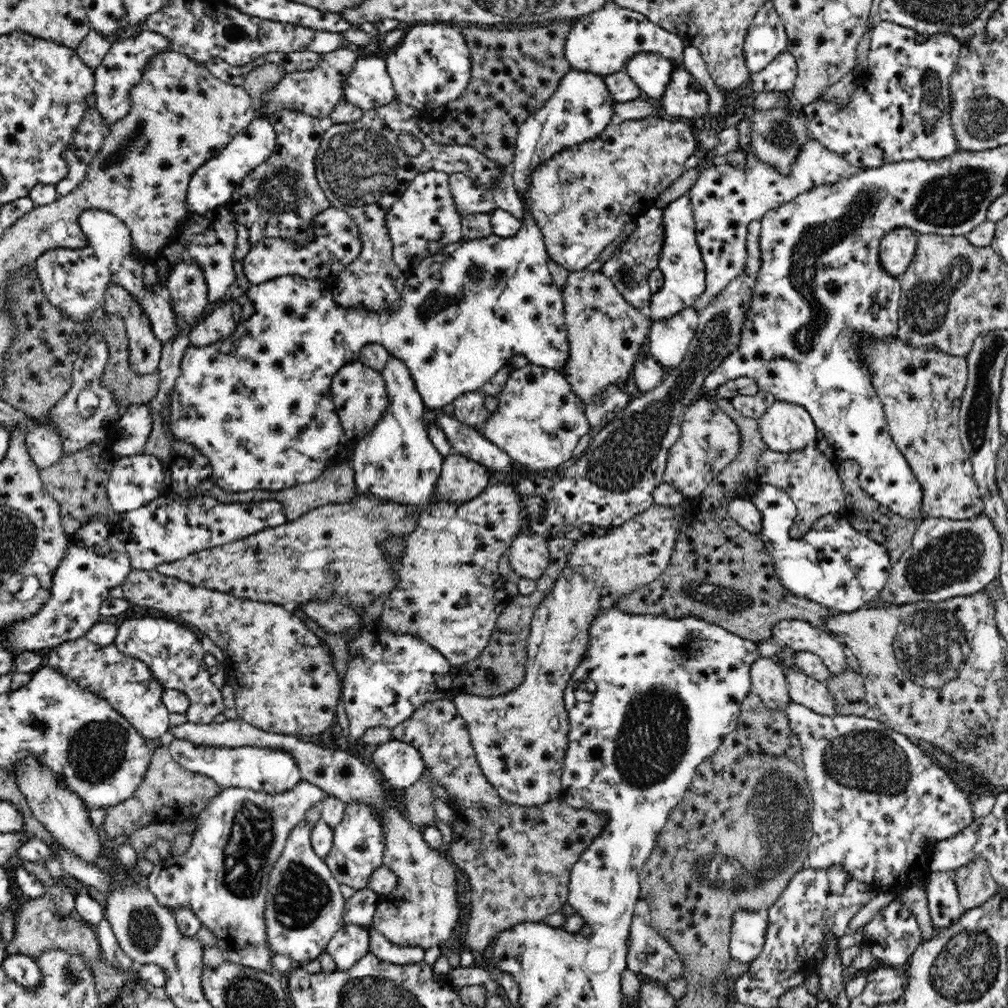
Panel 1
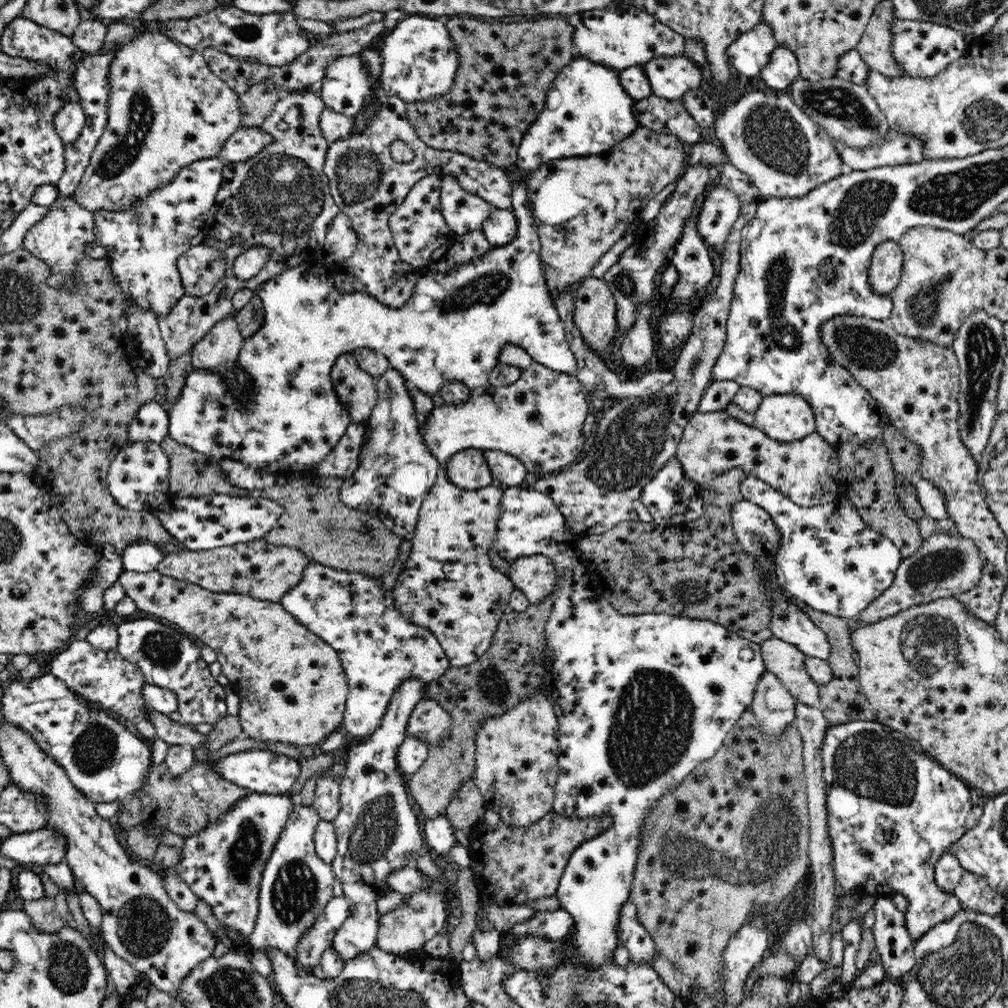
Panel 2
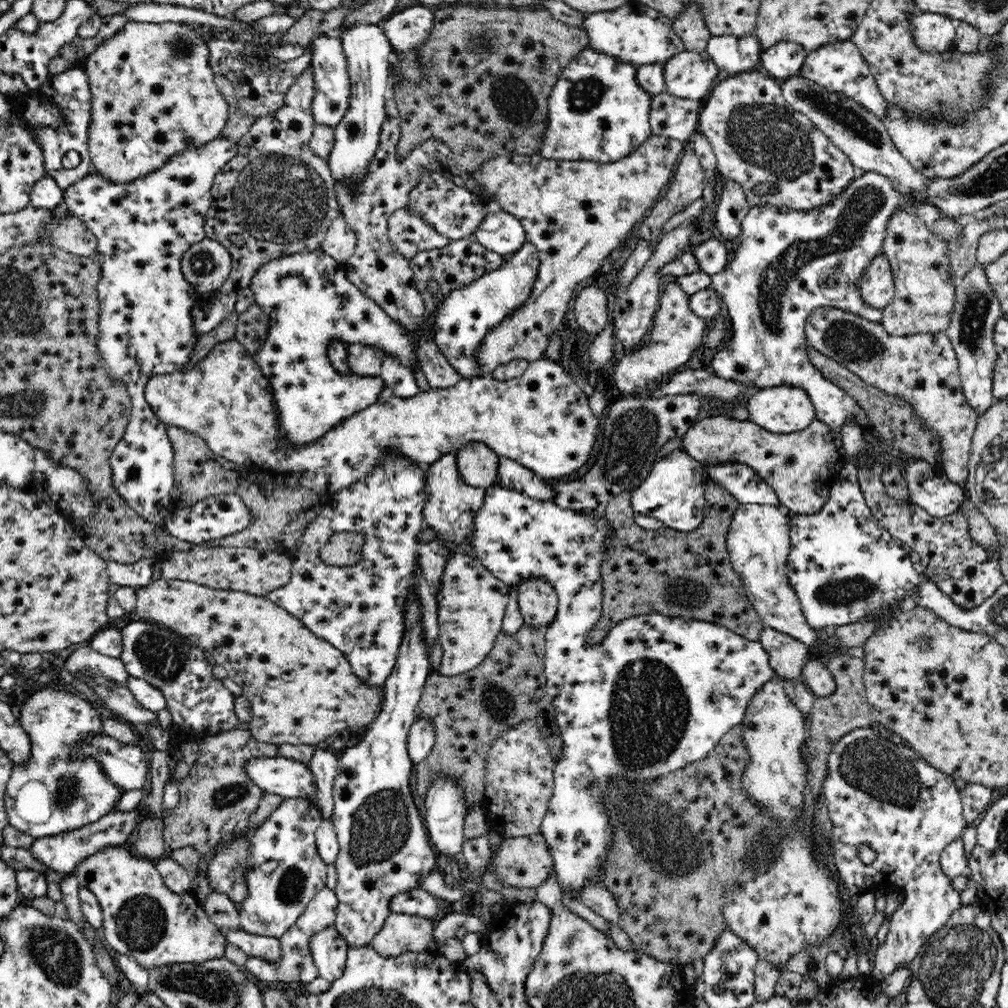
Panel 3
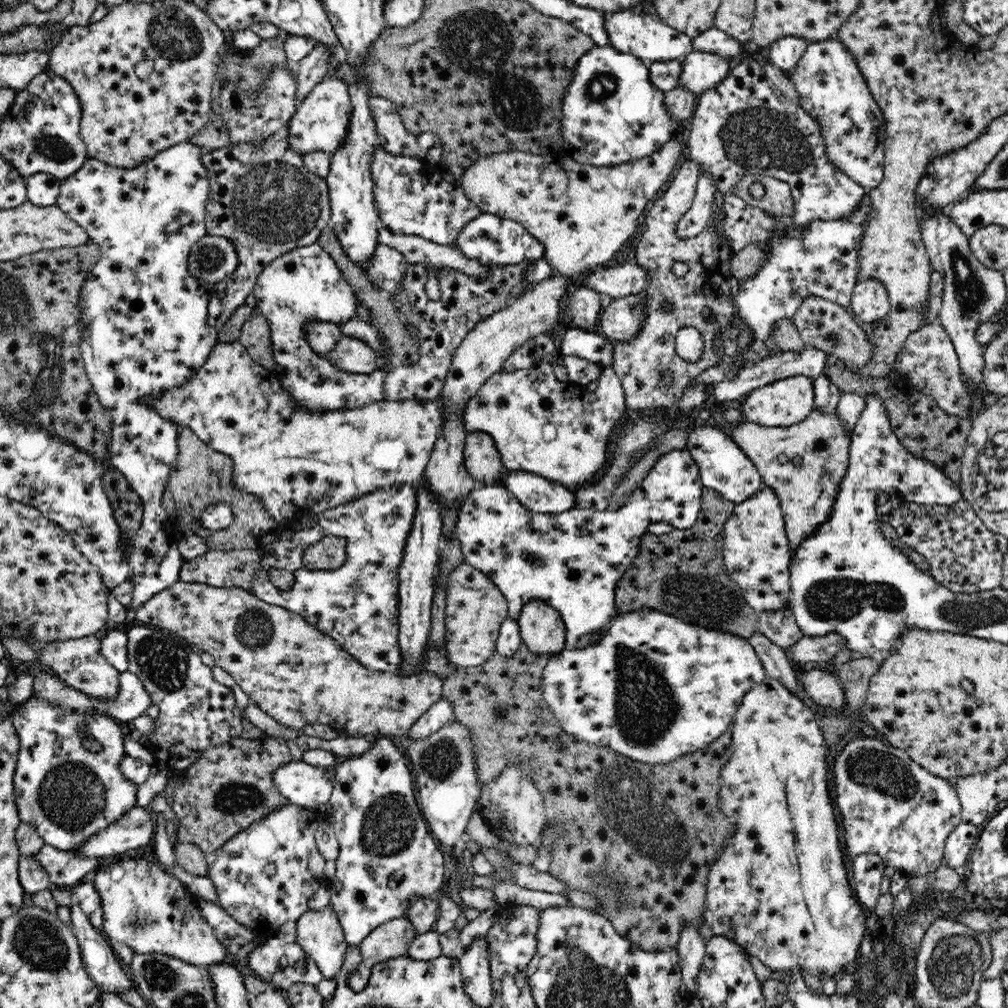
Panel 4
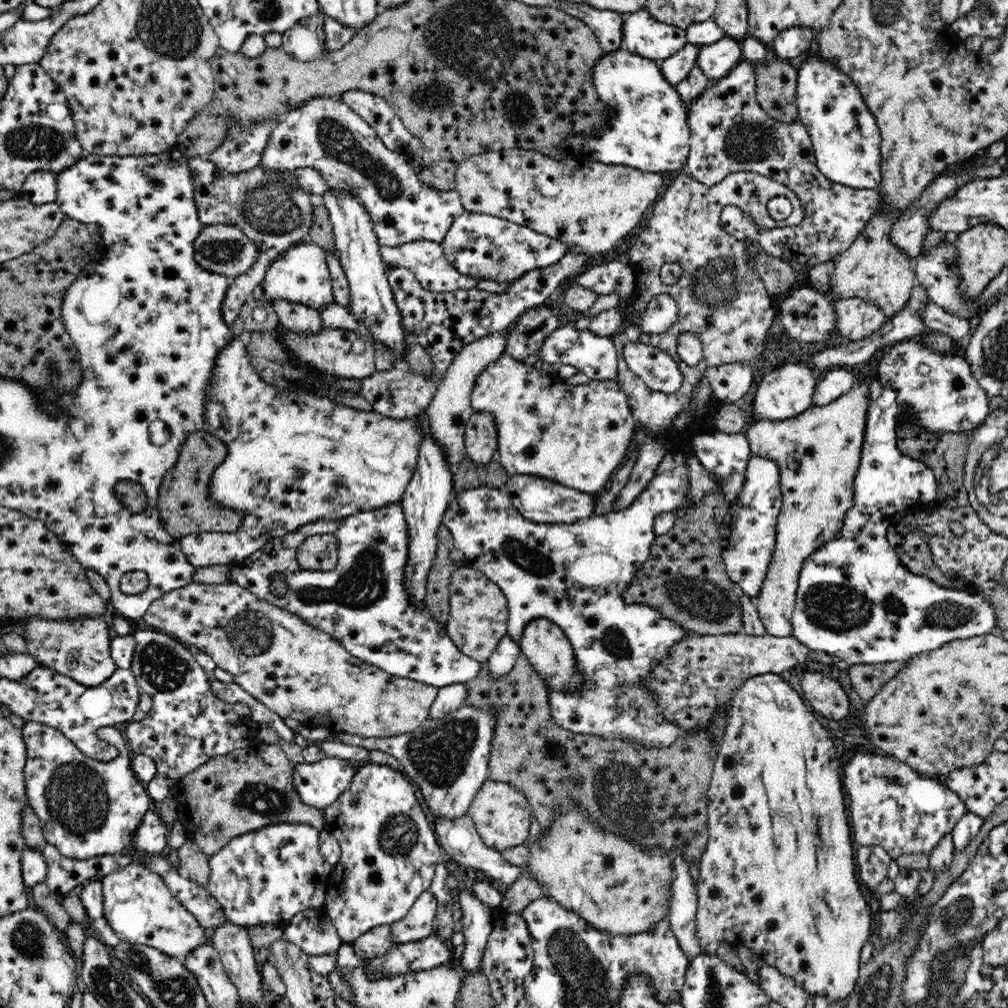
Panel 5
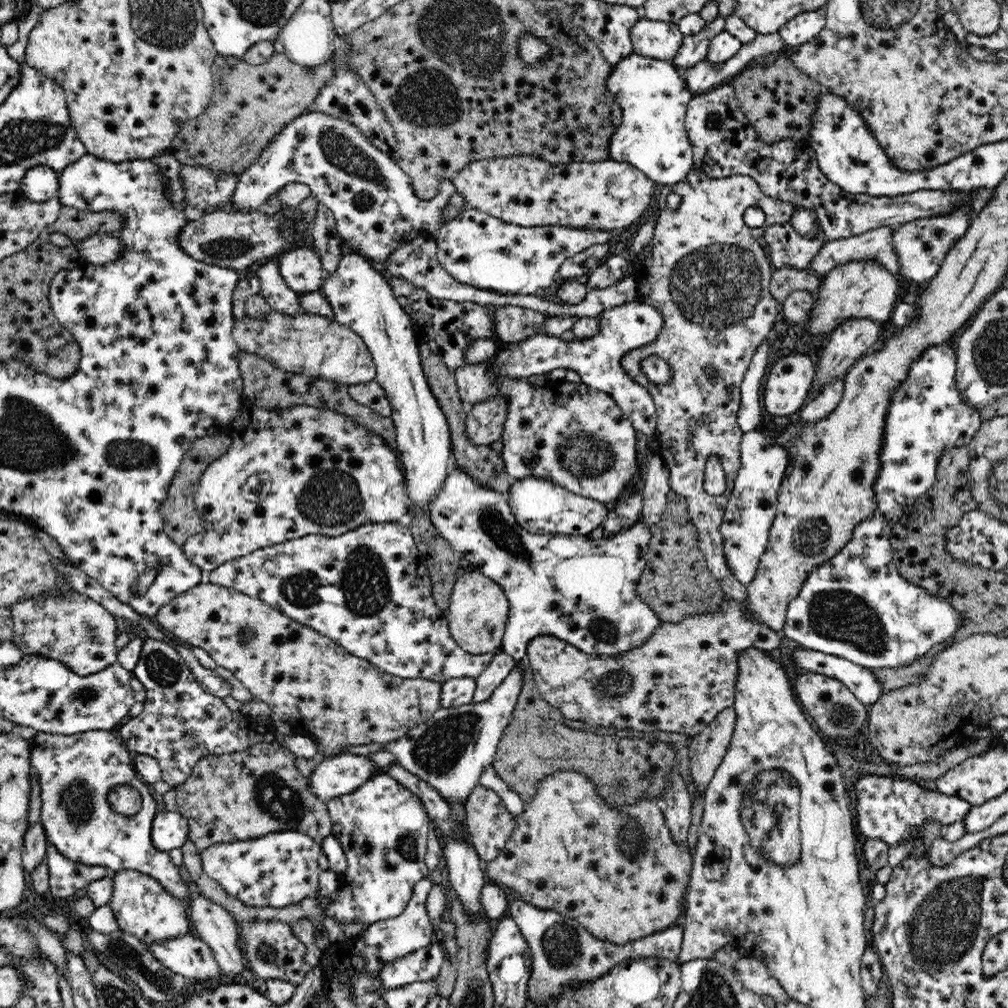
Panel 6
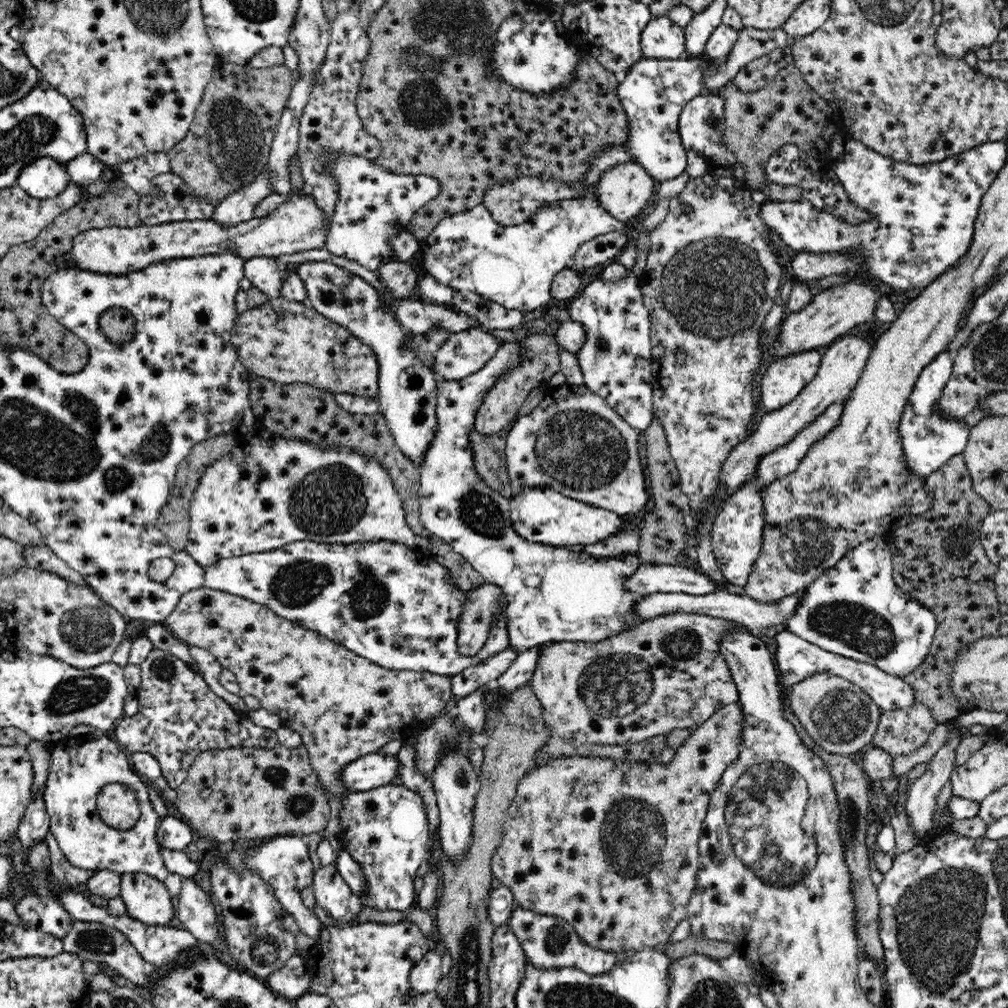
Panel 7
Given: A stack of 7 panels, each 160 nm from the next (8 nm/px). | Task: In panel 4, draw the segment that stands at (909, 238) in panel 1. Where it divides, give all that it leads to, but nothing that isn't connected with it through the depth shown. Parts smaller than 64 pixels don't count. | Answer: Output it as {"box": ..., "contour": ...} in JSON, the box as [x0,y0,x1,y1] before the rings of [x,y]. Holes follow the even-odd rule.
{"box":[846,279,890,329],"contour":[[[860,279],[854,286],[850,306],[846,310],[859,325],[866,329],[874,328],[890,312],[886,287],[878,279]]]}

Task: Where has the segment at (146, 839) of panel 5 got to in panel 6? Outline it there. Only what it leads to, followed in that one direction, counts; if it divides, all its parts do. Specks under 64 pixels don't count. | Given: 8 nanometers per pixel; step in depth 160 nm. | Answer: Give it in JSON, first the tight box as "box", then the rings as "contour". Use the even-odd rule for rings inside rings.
{"box":[151,810,189,853],"contour":[[[176,810],[157,812],[151,828],[153,845],[168,853],[181,846],[189,839],[188,821]]]}

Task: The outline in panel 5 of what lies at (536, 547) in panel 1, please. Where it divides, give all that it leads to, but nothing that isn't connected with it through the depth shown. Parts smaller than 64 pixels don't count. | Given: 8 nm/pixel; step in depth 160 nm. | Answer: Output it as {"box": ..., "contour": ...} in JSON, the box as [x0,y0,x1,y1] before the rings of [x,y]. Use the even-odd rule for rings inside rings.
{"box":[519,620,584,691],"contour":[[[534,620],[528,622],[523,630],[521,639],[519,640],[521,652],[534,667],[538,677],[542,677],[546,681],[546,686],[552,691],[574,691],[579,689],[584,682],[581,674],[577,671],[577,660],[567,636],[558,625],[550,620]]]}

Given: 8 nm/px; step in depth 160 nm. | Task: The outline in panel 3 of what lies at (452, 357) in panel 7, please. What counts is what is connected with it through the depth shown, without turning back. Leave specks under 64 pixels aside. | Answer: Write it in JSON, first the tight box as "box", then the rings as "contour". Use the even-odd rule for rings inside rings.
{"box":[144,338,598,500],"contour":[[[235,338],[216,344],[216,346],[214,346],[214,348],[190,370],[153,376],[145,386],[144,397],[146,397],[148,408],[152,409],[157,418],[166,426],[172,425],[183,428],[188,432],[198,435],[200,438],[204,439],[204,442],[210,447],[210,450],[214,451],[214,454],[227,458],[229,461],[235,463],[242,463],[244,467],[248,467],[248,469],[256,475],[259,481],[266,481],[267,483],[278,486],[288,486],[289,488],[306,488],[312,490],[324,500],[327,500],[330,495],[340,492],[342,488],[348,488],[352,484],[356,484],[360,482],[360,480],[364,480],[366,477],[370,476],[373,468],[378,466],[381,456],[386,453],[404,455],[404,457],[410,459],[410,461],[427,467],[436,462],[439,458],[442,458],[444,454],[448,452],[457,452],[463,446],[466,446],[468,442],[472,441],[486,444],[486,446],[494,450],[499,457],[506,457],[522,464],[522,466],[529,468],[531,472],[534,472],[534,474],[540,476],[540,478],[544,480],[565,480],[588,462],[590,451],[592,450],[598,432],[598,417],[594,417],[592,414],[590,406],[588,405],[588,397],[584,391],[582,391],[582,388],[572,379],[572,376],[570,376],[568,372],[564,371],[564,367],[562,367],[561,364],[548,358],[533,361],[528,365],[524,374],[521,374],[518,378],[504,380],[504,382],[494,380],[491,376],[476,377],[470,380],[461,378],[458,384],[454,384],[454,386],[450,388],[438,390],[431,389],[428,392],[421,391],[416,394],[416,396],[410,398],[392,396],[390,400],[386,400],[386,404],[376,401],[374,404],[368,406],[368,408],[356,412],[356,414],[346,418],[346,420],[342,420],[342,422],[334,426],[332,430],[328,430],[320,440],[316,440],[316,442],[312,442],[312,444],[304,444],[304,446],[300,446],[300,448],[295,448],[295,446],[291,446],[291,444],[286,444],[286,446],[282,444],[282,446],[280,446],[280,426],[278,426],[278,414],[276,414],[276,402],[274,402],[272,387],[267,378],[263,375],[257,361],[253,359],[253,356]]]}

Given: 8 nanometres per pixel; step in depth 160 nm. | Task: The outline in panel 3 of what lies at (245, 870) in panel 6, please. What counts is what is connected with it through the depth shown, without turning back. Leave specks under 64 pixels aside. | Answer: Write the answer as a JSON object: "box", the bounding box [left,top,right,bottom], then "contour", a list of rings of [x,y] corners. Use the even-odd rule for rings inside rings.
{"box":[236,797,326,938],"contour":[[[302,797],[284,798],[280,805],[270,814],[268,820],[256,828],[254,836],[250,838],[250,856],[246,860],[246,887],[248,894],[246,898],[236,906],[240,926],[244,932],[257,934],[258,936],[270,936],[280,938],[290,926],[298,920],[298,917],[306,910],[310,900],[326,887],[326,866],[323,858],[317,851],[315,832],[323,820],[321,812],[314,806],[314,803]],[[264,862],[278,862],[275,870],[266,874],[260,866]]]}

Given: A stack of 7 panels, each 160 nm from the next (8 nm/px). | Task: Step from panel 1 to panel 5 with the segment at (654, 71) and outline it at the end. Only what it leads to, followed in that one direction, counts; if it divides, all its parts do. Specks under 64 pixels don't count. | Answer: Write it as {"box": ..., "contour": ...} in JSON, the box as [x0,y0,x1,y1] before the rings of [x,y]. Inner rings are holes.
{"box":[696,36,743,83],"contour":[[[726,36],[715,44],[708,44],[699,50],[696,65],[712,83],[728,75],[743,59],[739,40]]]}

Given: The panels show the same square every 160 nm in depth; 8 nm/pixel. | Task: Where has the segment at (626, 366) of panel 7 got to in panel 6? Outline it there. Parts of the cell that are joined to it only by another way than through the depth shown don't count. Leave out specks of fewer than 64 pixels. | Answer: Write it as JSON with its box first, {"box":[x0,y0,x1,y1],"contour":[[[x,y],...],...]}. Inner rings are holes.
{"box":[490,300,664,435],"contour":[[[634,300],[608,308],[596,317],[600,321],[600,329],[596,336],[589,339],[574,338],[565,341],[560,336],[540,333],[518,344],[500,344],[497,353],[490,360],[492,375],[496,379],[517,379],[533,374],[549,374],[559,368],[575,370],[584,384],[610,395],[636,430],[646,435],[656,434],[657,408],[652,395],[646,387],[629,377],[629,373],[622,368],[621,360],[627,352],[658,338],[664,326],[662,313],[654,306]]]}

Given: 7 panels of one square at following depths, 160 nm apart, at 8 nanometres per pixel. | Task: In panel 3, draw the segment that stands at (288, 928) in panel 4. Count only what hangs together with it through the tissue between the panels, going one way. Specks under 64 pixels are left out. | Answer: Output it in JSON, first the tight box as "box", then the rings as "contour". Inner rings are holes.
{"box":[244,887,338,987],"contour":[[[324,887],[306,906],[306,910],[298,917],[298,920],[289,930],[278,938],[282,945],[282,957],[278,963],[268,963],[264,958],[248,957],[248,961],[244,966],[244,970],[250,977],[258,981],[267,982],[283,982],[284,984],[291,982],[299,982],[301,987],[305,987],[319,976],[317,967],[313,962],[310,951],[310,940],[314,934],[324,930],[326,926],[332,926],[336,920],[336,908],[338,908],[338,897],[335,891]]]}

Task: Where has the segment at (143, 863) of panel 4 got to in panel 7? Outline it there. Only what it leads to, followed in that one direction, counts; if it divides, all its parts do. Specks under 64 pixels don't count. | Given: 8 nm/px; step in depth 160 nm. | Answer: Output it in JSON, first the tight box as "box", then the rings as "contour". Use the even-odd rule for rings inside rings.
{"box":[119,872,177,926],"contour":[[[142,872],[121,875],[119,894],[126,905],[126,915],[150,926],[173,926],[177,913],[161,880]]]}

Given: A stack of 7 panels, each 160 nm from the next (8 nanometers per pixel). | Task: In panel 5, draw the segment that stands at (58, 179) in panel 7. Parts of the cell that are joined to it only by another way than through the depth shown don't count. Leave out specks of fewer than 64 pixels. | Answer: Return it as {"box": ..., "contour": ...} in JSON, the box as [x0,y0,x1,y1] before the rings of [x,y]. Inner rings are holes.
{"box":[18,170,57,205],"contour":[[[44,170],[28,175],[18,195],[40,205],[55,202],[56,194],[57,173]]]}

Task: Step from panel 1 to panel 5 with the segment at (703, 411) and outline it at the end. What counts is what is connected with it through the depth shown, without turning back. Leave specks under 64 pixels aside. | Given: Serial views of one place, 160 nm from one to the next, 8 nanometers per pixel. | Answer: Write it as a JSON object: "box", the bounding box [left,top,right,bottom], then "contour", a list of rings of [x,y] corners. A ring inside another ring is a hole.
{"box":[744,368,874,638],"contour":[[[861,368],[855,371],[852,388],[826,406],[812,405],[808,410],[794,418],[786,420],[756,421],[744,432],[749,441],[751,454],[773,460],[780,470],[782,509],[776,524],[776,545],[772,560],[766,572],[762,590],[756,596],[757,612],[767,633],[782,638],[793,636],[791,617],[793,616],[799,574],[802,563],[818,548],[834,540],[844,524],[846,514],[854,506],[854,477],[858,472],[860,457],[865,439],[869,386],[874,382],[872,373],[862,373]]]}

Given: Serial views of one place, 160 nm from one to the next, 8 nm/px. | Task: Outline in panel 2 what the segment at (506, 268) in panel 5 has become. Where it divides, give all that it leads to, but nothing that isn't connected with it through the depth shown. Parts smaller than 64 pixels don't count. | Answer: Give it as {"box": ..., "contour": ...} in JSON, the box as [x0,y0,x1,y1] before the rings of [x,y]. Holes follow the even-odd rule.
{"box":[480,208,518,247],"contour":[[[494,208],[480,229],[493,247],[504,246],[516,236],[518,230],[516,215],[511,209]]]}

